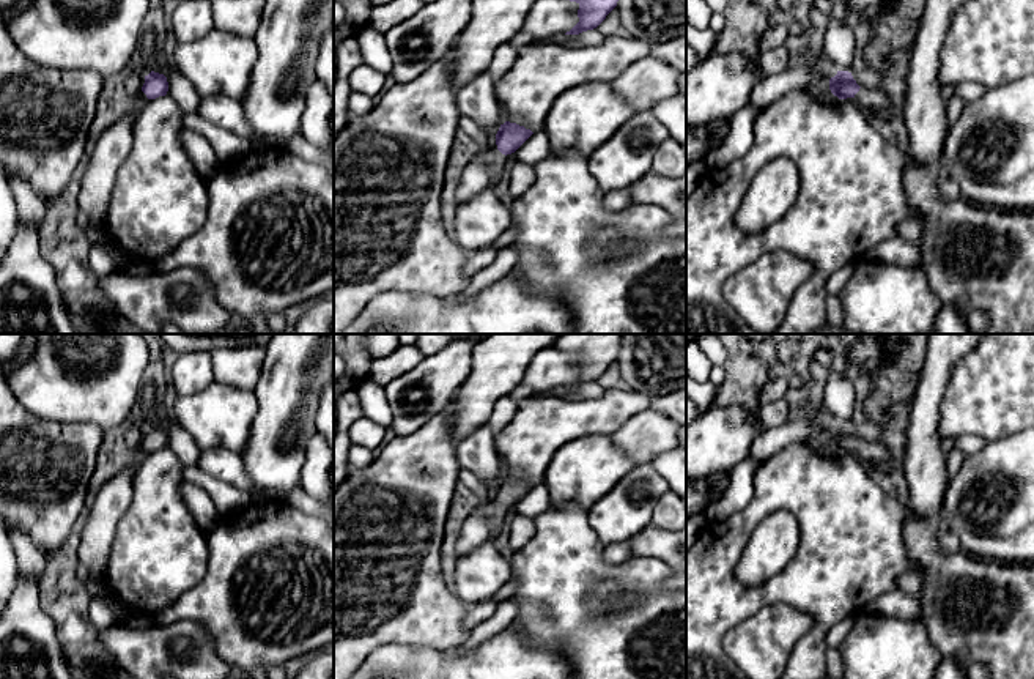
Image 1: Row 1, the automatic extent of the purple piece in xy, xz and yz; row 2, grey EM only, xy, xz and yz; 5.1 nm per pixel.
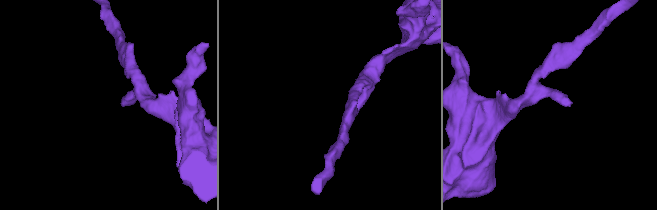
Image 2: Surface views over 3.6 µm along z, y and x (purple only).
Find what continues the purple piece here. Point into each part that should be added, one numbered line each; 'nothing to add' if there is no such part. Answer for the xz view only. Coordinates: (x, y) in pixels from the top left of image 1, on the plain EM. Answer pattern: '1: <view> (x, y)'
1: xz (493, 511)

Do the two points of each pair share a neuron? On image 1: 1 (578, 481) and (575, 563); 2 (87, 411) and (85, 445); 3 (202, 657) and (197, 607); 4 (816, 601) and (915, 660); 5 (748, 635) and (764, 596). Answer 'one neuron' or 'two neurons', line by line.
1: two neurons
2: two neurons
3: two neurons
4: two neurons
5: two neurons

